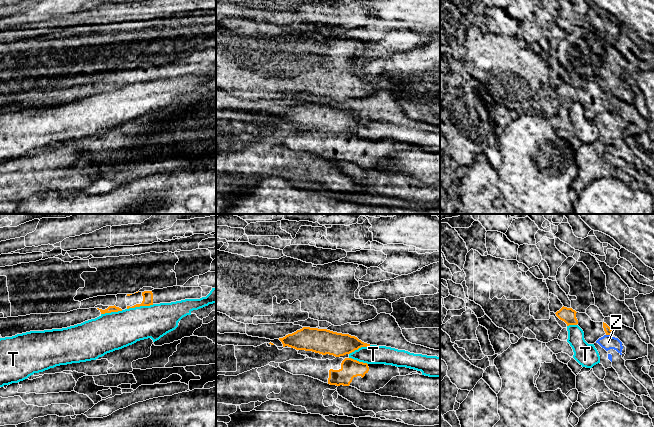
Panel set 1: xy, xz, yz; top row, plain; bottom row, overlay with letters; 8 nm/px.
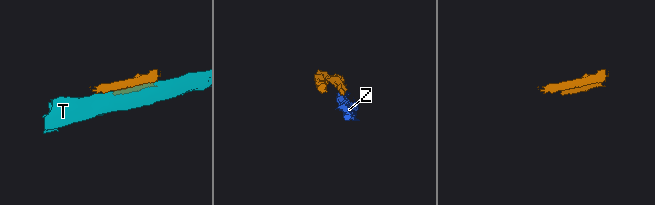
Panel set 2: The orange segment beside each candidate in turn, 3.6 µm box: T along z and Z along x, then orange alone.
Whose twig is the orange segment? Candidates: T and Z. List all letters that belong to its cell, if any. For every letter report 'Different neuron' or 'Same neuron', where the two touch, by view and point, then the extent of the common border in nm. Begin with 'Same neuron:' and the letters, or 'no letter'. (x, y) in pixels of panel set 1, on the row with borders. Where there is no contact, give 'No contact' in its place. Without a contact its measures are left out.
Same neuron: no letter
T: Different neuron. Touches orange at xy (140, 305). Shared border 220 nm
Z: Different neuron. Touches orange at yz (609, 334). Shared border 50 nm

